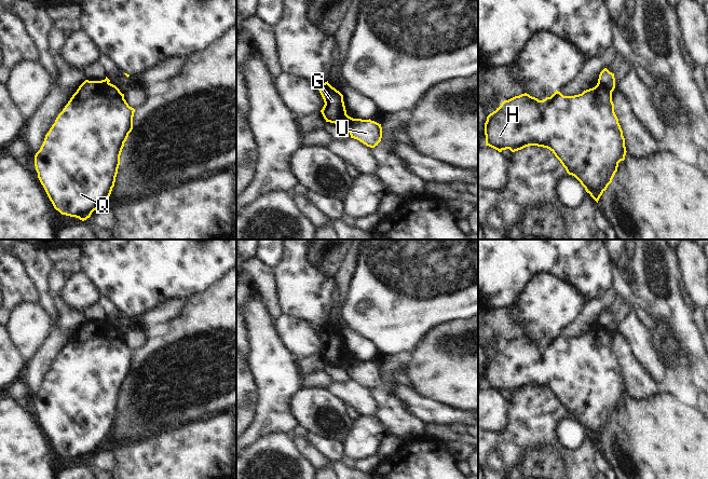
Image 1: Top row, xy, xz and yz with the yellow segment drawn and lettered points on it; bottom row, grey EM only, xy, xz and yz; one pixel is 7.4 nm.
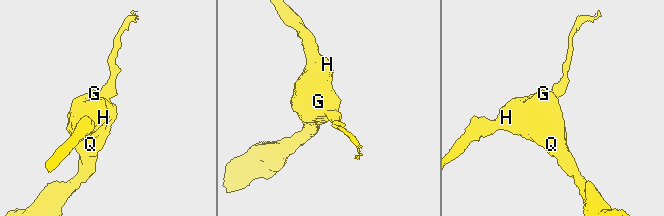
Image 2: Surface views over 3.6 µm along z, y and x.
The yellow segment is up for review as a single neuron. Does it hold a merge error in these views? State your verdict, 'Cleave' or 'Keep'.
Cleave.

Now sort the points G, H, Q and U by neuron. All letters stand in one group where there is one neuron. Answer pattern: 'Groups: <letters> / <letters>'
Groups: G H Q / U.

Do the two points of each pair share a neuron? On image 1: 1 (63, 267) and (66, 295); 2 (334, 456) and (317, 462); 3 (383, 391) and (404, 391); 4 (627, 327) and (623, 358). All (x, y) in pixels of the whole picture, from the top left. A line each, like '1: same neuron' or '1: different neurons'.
1: different neurons
2: different neurons
3: different neurons
4: different neurons

